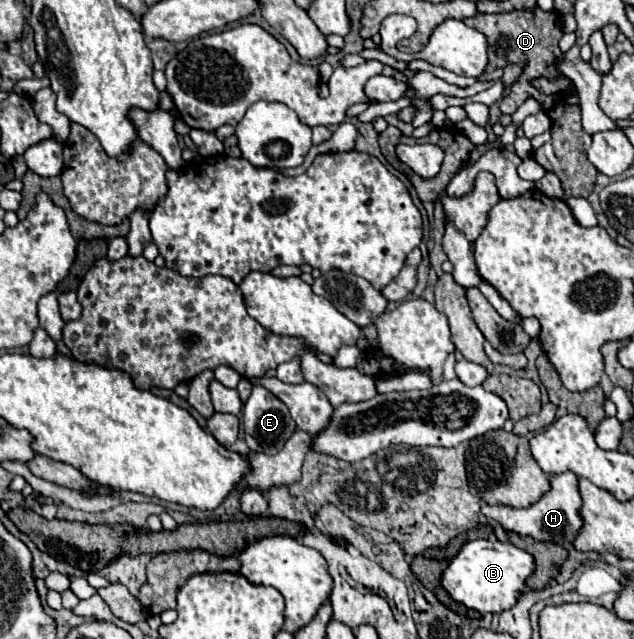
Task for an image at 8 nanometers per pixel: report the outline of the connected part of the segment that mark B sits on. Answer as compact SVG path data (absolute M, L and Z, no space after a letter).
M478 539L464 545L464 549L450 561L442 573L442 587L450 597L480 613L502 613L518 603L524 591L524 581L534 573L534 557L512 543Z

